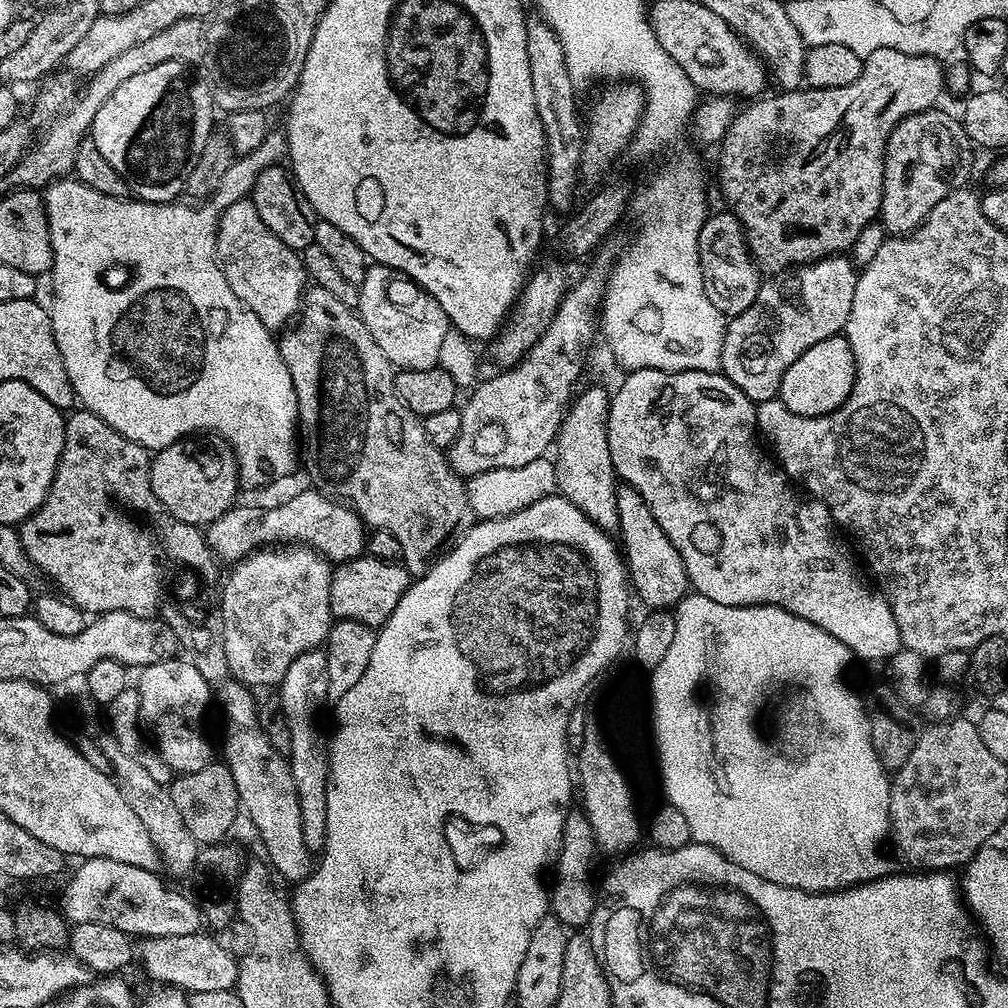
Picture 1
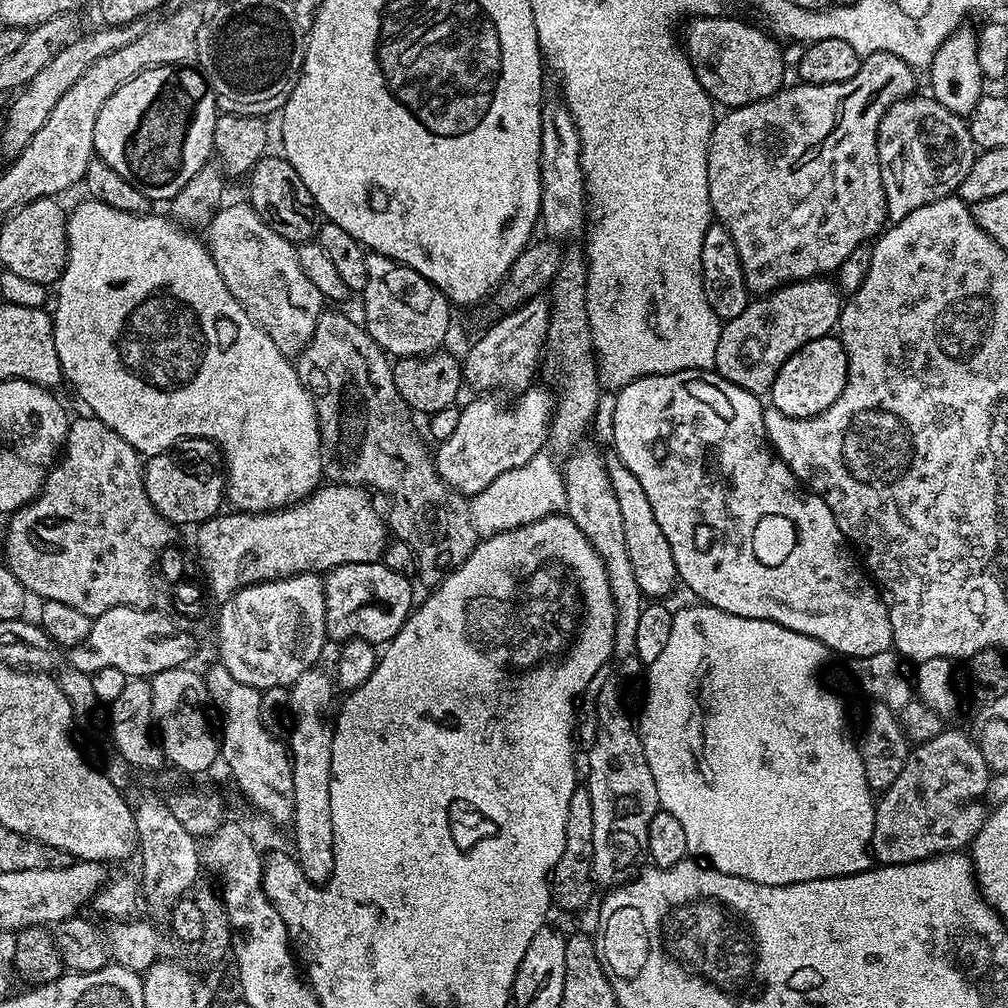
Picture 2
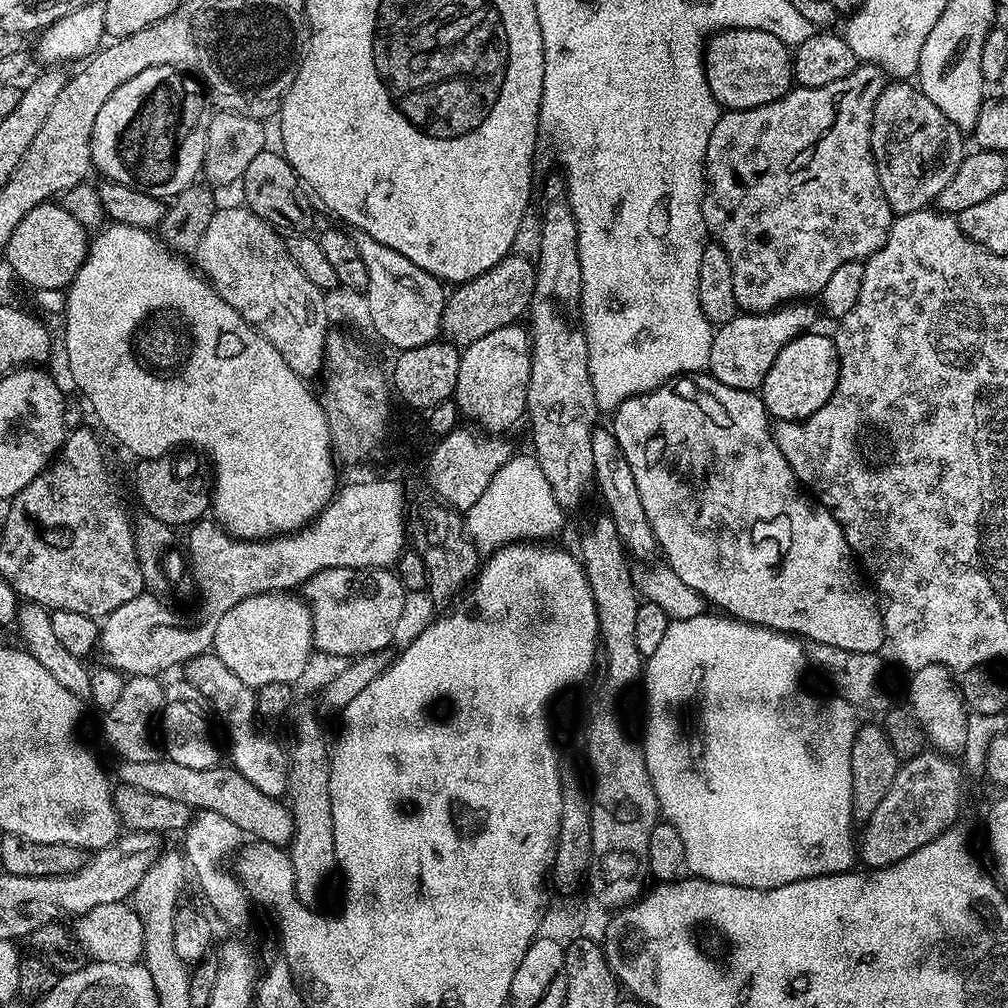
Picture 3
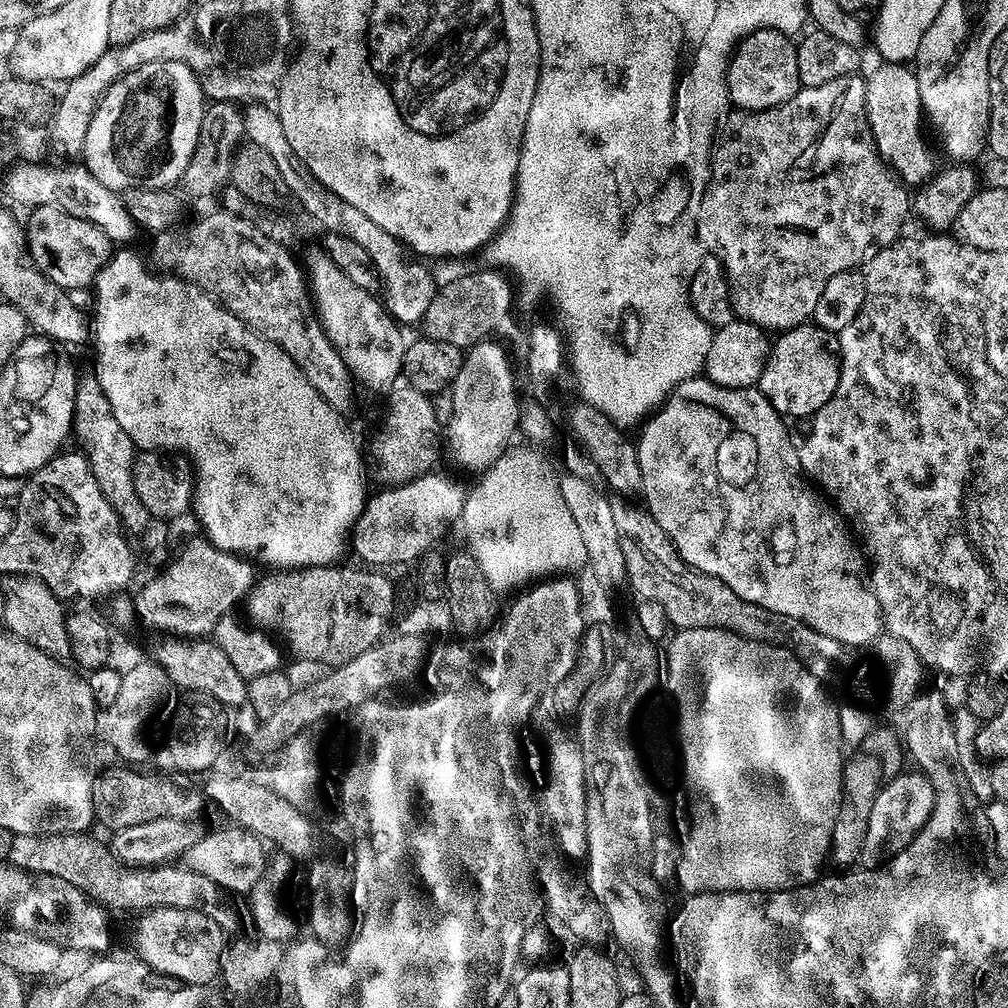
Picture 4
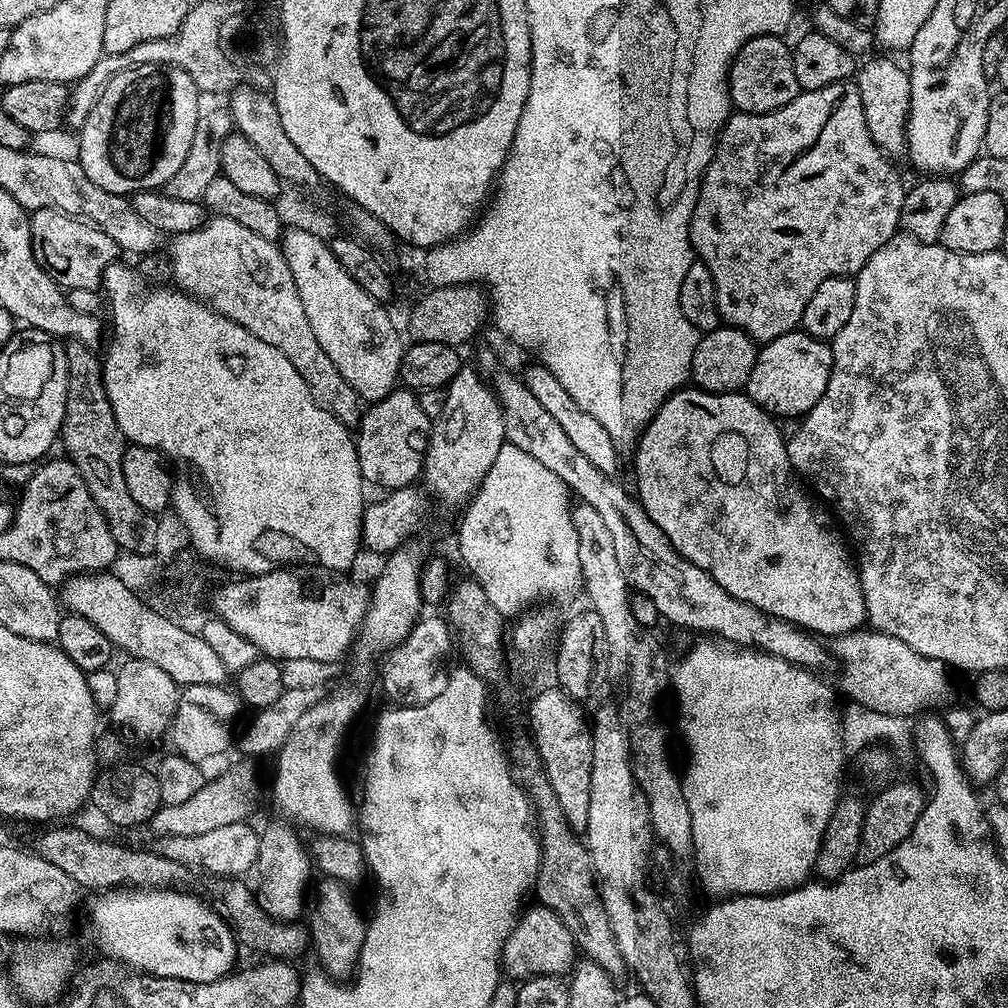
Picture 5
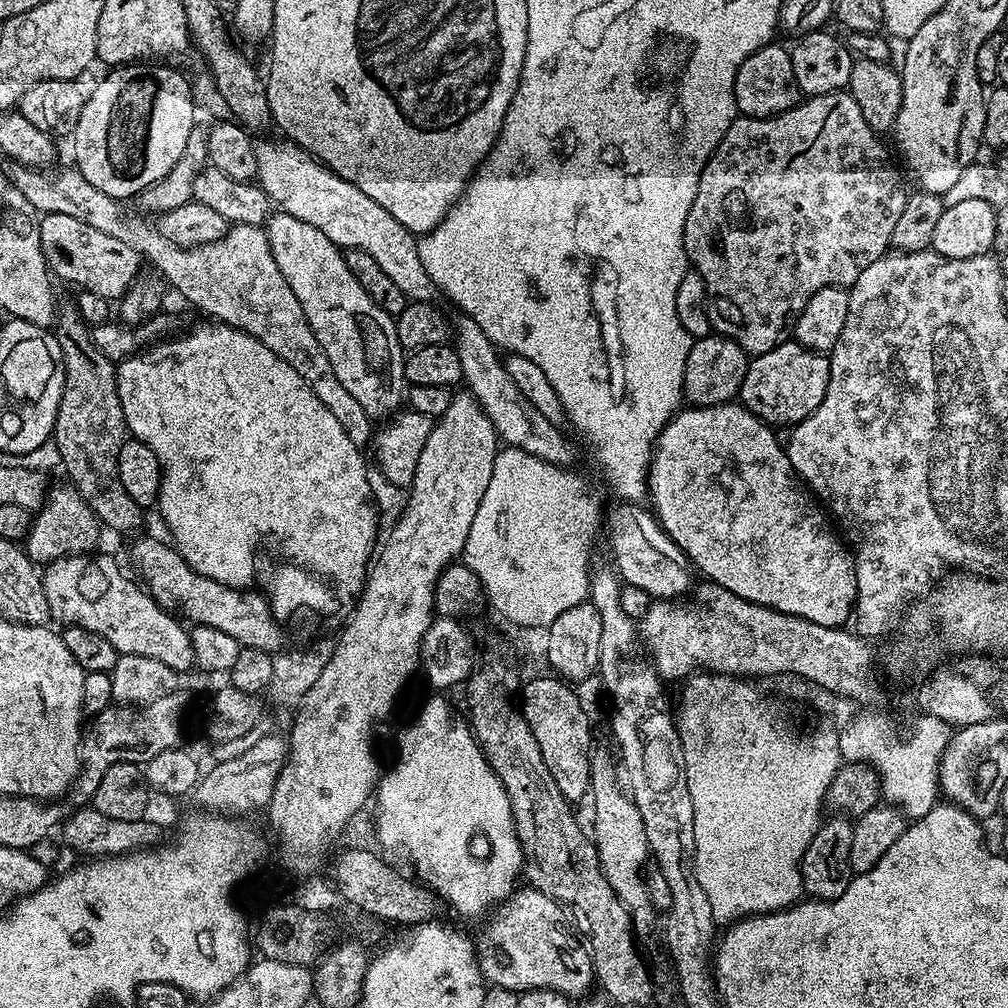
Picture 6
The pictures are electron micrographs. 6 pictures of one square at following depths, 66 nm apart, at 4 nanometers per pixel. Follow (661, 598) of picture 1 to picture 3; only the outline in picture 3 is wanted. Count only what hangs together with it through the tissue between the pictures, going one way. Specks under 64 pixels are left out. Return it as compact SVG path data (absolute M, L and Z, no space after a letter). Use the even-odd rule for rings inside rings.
M600 426L593 431L592 434L592 450L594 454L594 466L595 466L595 489L600 490L600 496L604 499L604 504L607 511L610 513L612 519L616 521L618 534L623 540L625 549L633 557L637 556L638 561L648 562L651 561L652 555L657 555L658 545L656 542L656 535L654 530L650 526L650 522L646 516L646 506L642 506L642 494L638 494L638 482L634 482L634 470L630 470L630 462L626 462L626 454L622 454L622 446L618 446L616 436L607 427Z

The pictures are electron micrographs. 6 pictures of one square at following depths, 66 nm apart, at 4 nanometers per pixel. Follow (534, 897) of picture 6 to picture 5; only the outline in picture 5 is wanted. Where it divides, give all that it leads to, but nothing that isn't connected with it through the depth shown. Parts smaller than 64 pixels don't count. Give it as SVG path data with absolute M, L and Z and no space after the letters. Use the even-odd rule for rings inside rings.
M541 904L523 911L504 944L503 971L514 980L531 979L534 976L563 977L575 967L578 949L569 928L556 912Z

